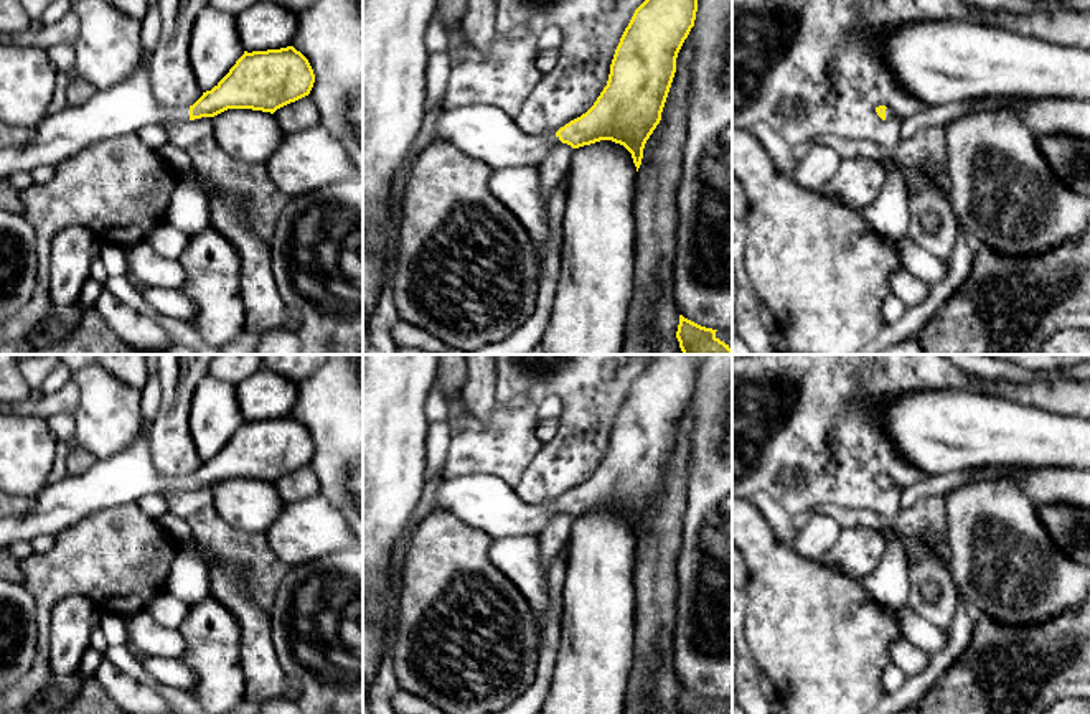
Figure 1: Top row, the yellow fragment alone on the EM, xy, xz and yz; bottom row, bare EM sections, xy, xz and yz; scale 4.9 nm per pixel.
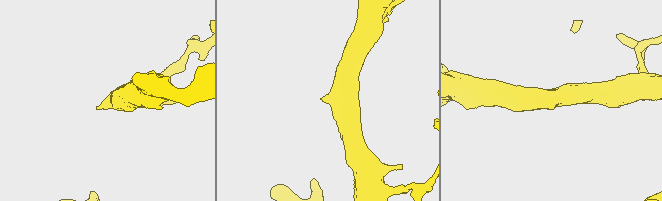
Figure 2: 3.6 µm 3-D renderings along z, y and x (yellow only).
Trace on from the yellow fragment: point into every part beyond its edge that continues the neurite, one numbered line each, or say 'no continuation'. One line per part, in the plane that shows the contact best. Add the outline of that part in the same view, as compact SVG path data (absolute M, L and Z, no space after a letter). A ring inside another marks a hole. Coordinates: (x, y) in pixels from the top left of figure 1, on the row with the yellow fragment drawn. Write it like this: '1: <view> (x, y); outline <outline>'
1: xy (129, 106); outline M152 5L140 21L142 61L135 71L117 86L97 91L84 104L45 117L35 127L31 142L0 148L0 180L31 173L38 167L54 167L94 142L137 134L145 125L190 120L190 107L168 109L153 96L150 63L160 33L162 16Z

